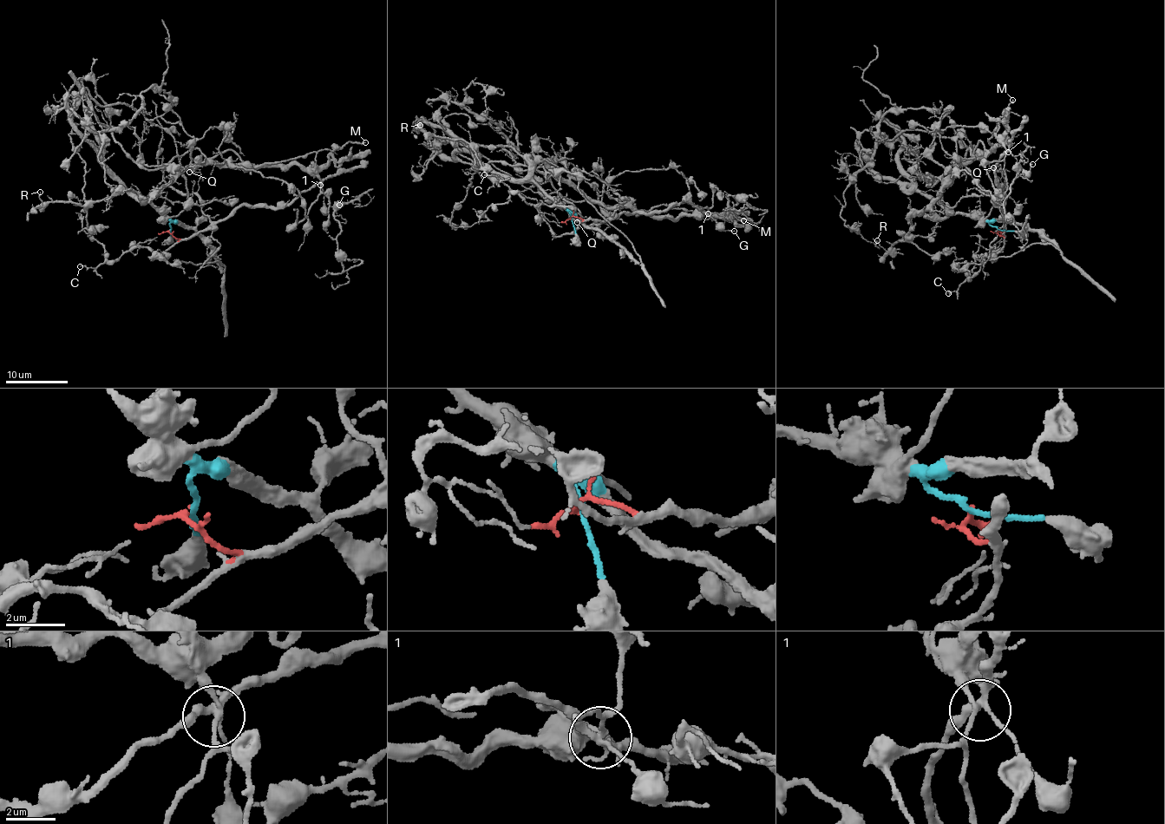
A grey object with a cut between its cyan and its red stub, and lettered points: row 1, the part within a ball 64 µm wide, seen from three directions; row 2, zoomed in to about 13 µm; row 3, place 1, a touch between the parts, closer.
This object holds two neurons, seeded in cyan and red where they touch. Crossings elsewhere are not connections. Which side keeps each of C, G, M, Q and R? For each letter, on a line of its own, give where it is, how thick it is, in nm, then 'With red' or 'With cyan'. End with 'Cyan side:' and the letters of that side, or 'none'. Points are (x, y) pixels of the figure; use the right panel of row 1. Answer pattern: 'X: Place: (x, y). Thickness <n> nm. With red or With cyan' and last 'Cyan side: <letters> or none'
C: Place: (948, 293). Thickness 110 nm. With red
G: Place: (1032, 164). Thickness 160 nm. With red
M: Place: (1012, 100). Thickness 170 nm. With cyan
Q: Place: (993, 167). Thickness 70 nm. With red
R: Place: (877, 240). Thickness 110 nm. With cyan
Cyan side: M, R

